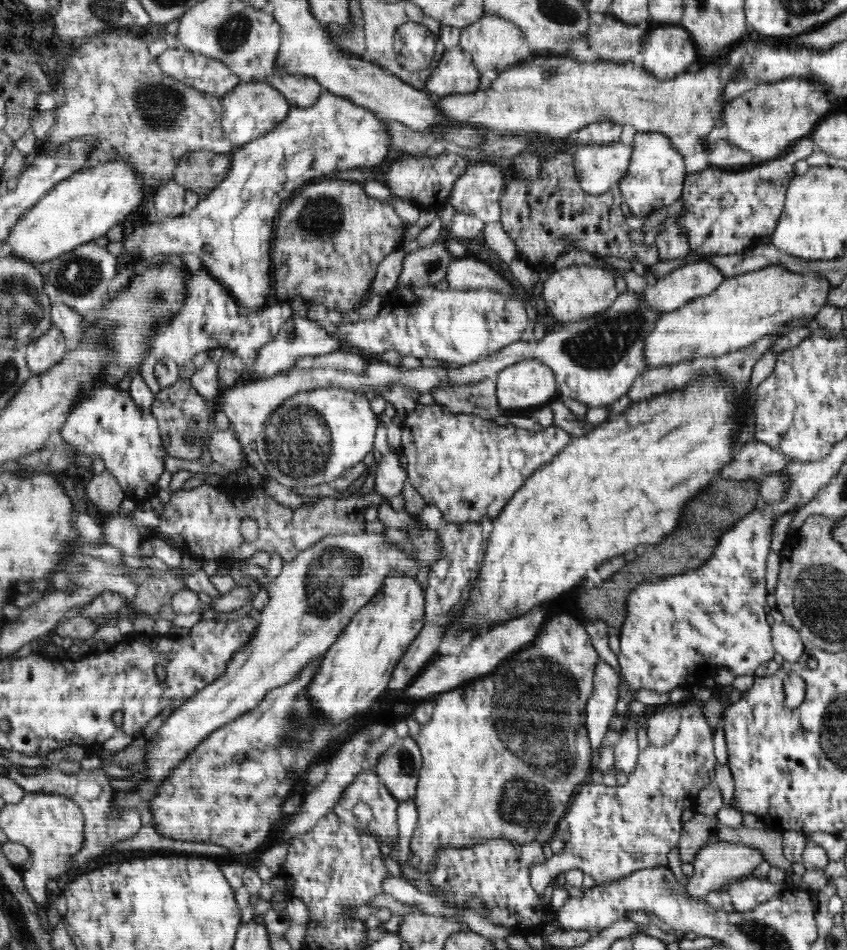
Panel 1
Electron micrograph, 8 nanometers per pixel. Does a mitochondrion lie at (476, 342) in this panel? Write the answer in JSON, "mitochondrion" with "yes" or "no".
{"mitochondrion":"no"}

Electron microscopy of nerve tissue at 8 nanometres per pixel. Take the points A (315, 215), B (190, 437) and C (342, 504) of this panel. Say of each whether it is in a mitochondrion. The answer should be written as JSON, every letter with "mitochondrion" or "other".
{"A":"mitochondrion","B":"mitochondrion","C":"other"}

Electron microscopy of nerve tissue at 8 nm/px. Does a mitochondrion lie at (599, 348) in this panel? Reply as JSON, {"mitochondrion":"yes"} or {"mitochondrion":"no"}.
{"mitochondrion":"yes"}

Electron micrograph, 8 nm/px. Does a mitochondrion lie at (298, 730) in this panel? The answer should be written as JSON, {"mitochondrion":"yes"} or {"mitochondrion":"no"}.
{"mitochondrion":"yes"}

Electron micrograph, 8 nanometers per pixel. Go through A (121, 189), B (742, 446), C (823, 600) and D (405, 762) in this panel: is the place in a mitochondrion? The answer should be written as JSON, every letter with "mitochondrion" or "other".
{"A":"other","B":"other","C":"mitochondrion","D":"mitochondrion"}

